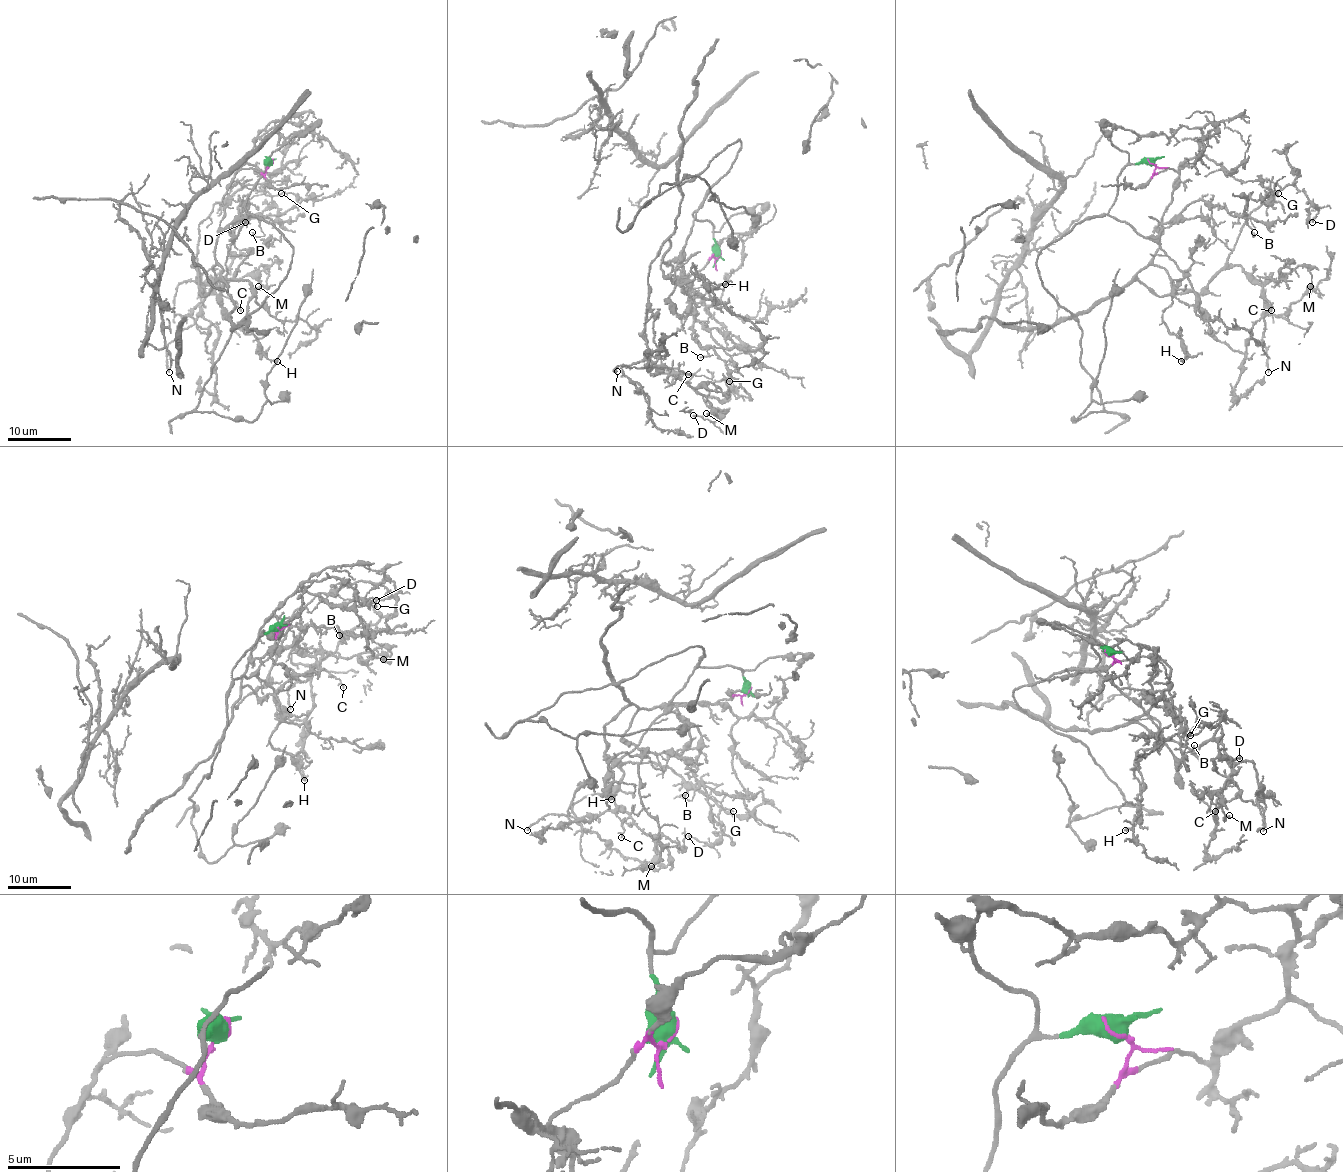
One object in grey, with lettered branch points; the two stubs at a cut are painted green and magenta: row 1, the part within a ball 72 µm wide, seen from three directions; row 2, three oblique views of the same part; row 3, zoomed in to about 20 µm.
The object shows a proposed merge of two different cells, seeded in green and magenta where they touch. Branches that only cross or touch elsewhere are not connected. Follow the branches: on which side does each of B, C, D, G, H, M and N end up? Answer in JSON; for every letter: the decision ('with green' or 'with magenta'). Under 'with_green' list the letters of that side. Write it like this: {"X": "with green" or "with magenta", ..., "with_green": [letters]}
{"B": "with magenta", "C": "with magenta", "D": "with magenta", "G": "with magenta", "H": "with magenta", "M": "with magenta", "N": "with magenta", "with_green": []}

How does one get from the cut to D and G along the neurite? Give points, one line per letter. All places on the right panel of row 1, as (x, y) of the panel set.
D: (1152, 164), (1179, 175), (1137, 274), (1160, 296), (1200, 292), (1288, 184), (1311, 221)
G: (1152, 164), (1153, 173), (1179, 175), (1158, 250), (1137, 274), (1160, 296), (1200, 292), (1252, 212), (1278, 192)

